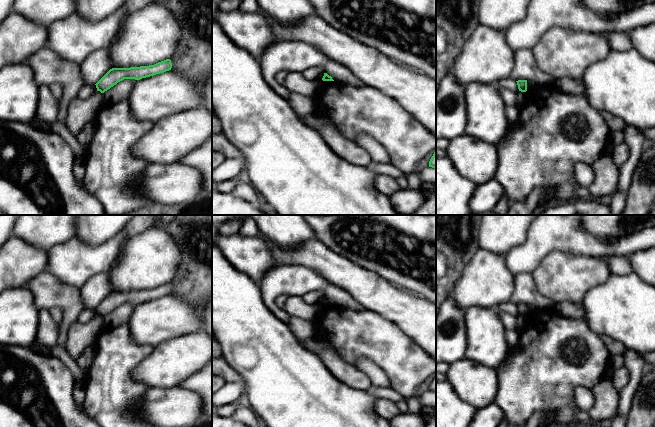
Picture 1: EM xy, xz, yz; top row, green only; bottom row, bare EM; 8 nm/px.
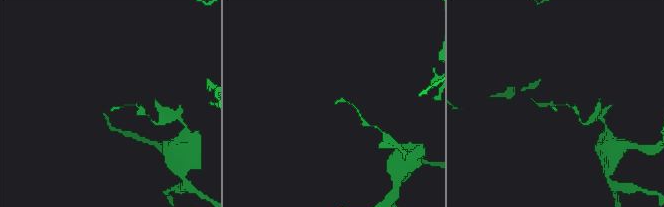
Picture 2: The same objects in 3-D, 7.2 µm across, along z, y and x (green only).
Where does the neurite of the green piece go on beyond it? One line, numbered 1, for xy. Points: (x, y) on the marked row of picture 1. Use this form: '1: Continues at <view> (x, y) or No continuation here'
1: No continuation here

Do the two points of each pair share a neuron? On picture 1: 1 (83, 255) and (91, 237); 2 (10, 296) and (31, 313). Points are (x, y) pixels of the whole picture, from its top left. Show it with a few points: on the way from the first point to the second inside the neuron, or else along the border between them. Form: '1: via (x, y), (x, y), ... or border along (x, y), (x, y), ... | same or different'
1: border along (75, 235), (89, 244), (101, 244), (111, 239) | different
2: via (15, 301), (26, 312) | same

